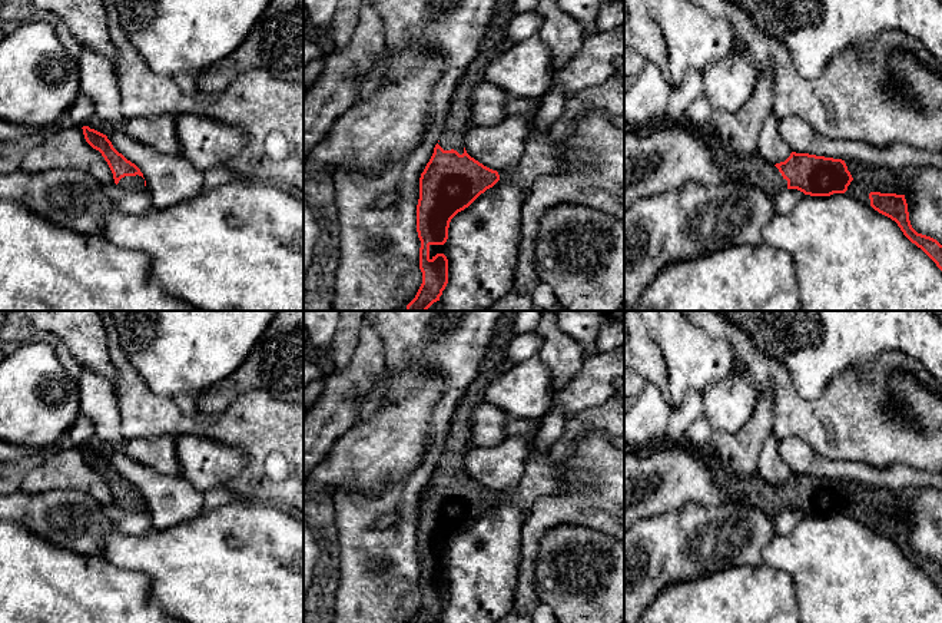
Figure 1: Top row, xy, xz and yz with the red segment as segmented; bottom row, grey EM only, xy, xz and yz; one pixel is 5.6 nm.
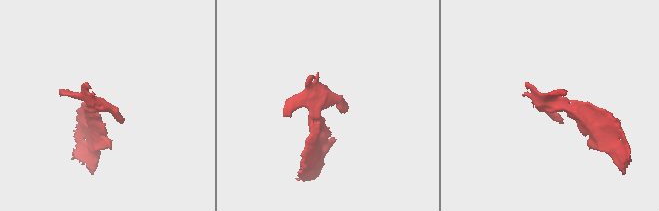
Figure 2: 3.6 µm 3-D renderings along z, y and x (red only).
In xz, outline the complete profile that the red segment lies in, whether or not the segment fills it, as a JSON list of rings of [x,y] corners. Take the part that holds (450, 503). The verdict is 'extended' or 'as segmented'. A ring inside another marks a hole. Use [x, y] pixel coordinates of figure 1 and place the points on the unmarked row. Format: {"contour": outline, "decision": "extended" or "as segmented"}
{"contour": [[[502,311],[487,345],[478,374],[468,385],[451,417],[445,448],[419,498],[417,553],[421,561],[419,590],[422,604],[411,623],[437,623],[448,604],[448,580],[444,574],[429,577],[431,566],[444,566],[451,540],[492,508],[500,496],[465,471],[464,458],[471,443],[474,408],[484,401],[487,387],[515,364],[507,357],[517,335],[517,311]]], "decision": "extended"}

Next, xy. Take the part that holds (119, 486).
{"contour": [[[83,447],[82,450],[86,463],[93,470],[99,471],[107,483],[116,506],[126,511],[146,510],[146,501],[140,490],[127,481],[122,474],[119,474],[106,455],[90,450],[89,447]]], "decision": "extended"}

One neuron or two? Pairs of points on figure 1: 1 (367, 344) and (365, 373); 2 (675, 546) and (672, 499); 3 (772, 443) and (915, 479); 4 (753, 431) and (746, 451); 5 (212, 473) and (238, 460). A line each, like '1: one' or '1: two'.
1: one
2: two
3: two
4: one
5: one

